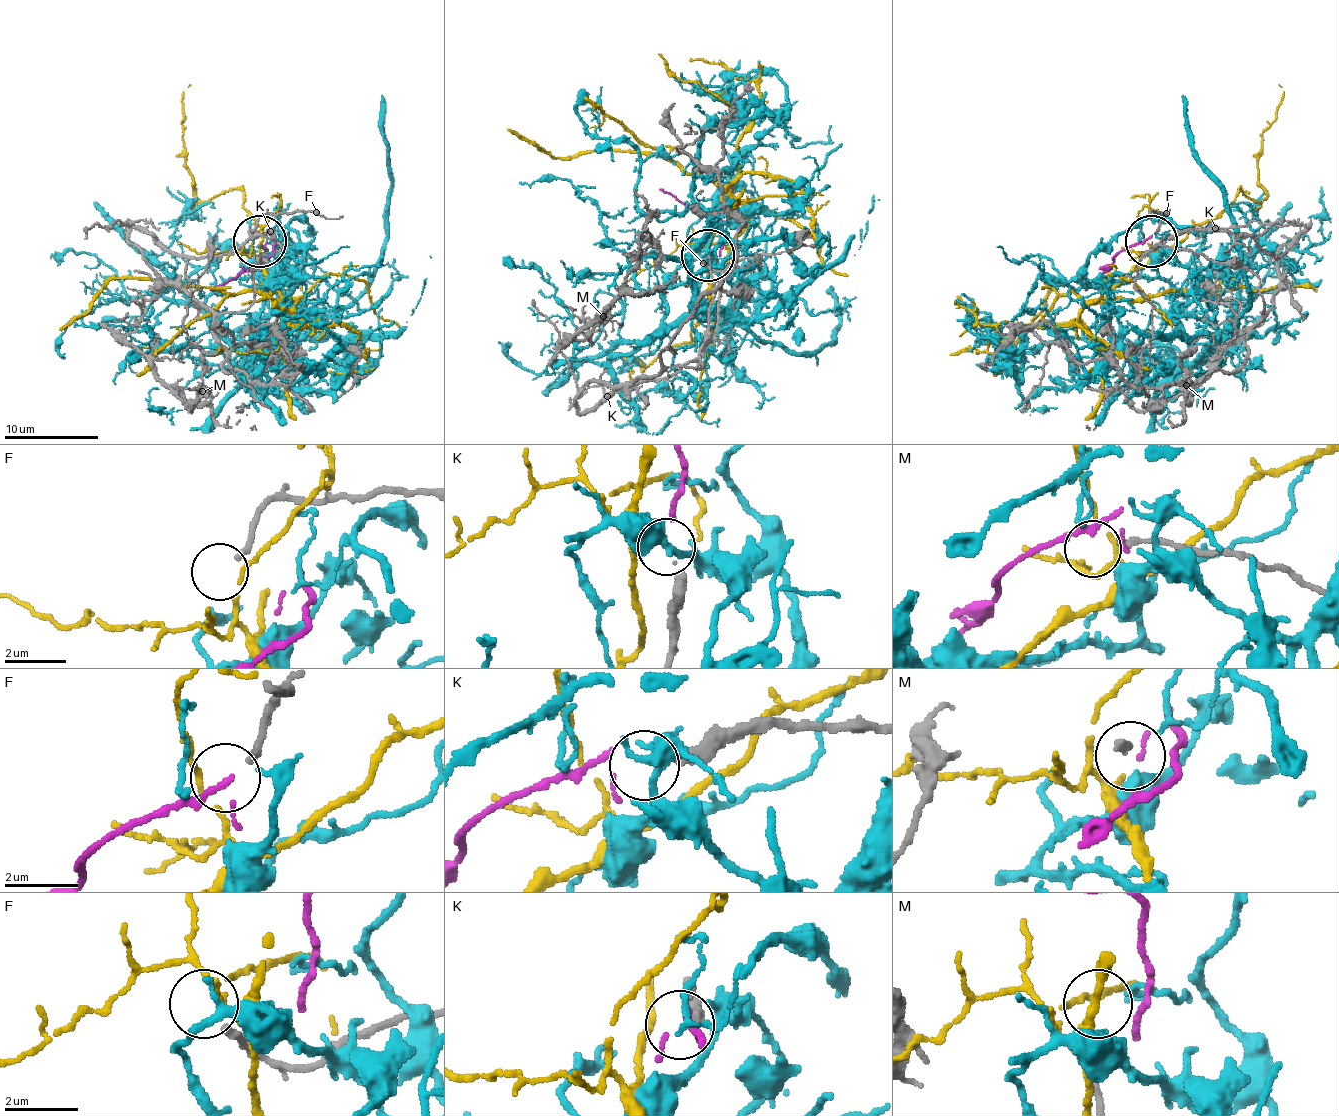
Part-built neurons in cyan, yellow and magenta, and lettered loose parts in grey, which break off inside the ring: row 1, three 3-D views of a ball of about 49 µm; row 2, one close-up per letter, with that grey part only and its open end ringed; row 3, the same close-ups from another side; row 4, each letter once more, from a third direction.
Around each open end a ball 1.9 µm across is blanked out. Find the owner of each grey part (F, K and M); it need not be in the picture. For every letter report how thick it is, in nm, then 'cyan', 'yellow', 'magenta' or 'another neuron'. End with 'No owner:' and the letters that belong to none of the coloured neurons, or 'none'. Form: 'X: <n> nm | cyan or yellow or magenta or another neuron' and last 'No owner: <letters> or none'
F: 200 nm | another neuron
K: 360 nm | magenta
M: 170 nm | another neuron
No owner: F, M

